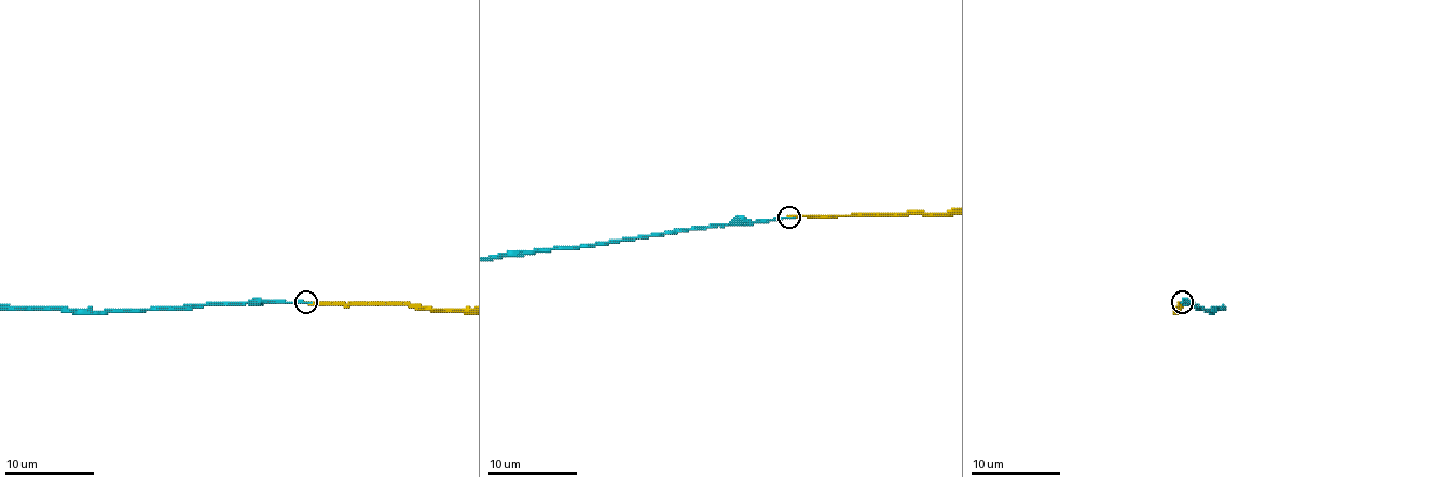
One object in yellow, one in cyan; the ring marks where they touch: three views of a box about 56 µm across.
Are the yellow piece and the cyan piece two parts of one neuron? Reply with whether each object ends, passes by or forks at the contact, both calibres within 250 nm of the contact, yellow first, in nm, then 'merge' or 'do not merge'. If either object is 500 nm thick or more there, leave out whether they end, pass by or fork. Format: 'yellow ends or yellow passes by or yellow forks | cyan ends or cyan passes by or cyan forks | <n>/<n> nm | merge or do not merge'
yellow ends | cyan ends | 220/240 nm | merge

